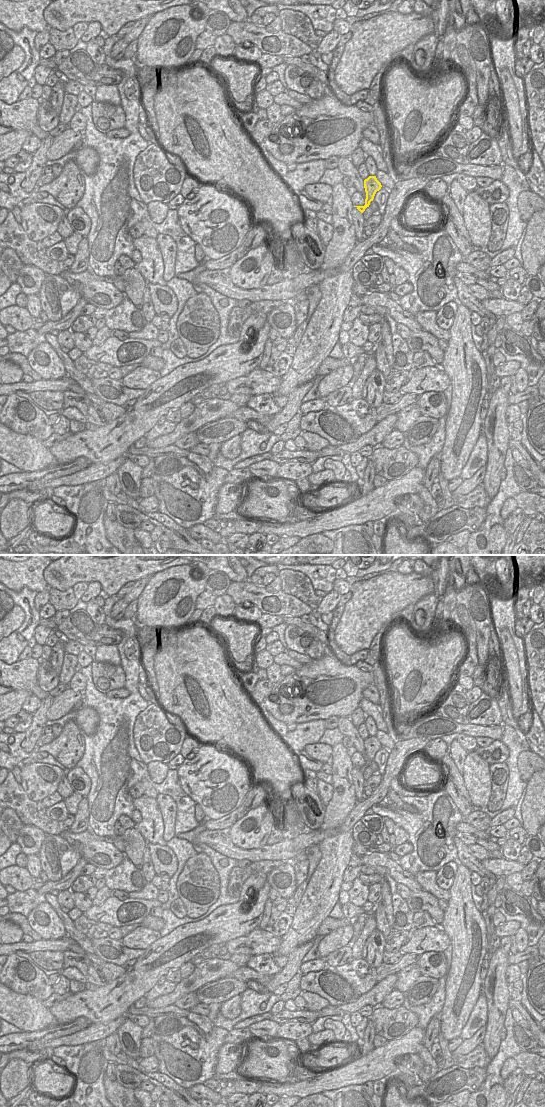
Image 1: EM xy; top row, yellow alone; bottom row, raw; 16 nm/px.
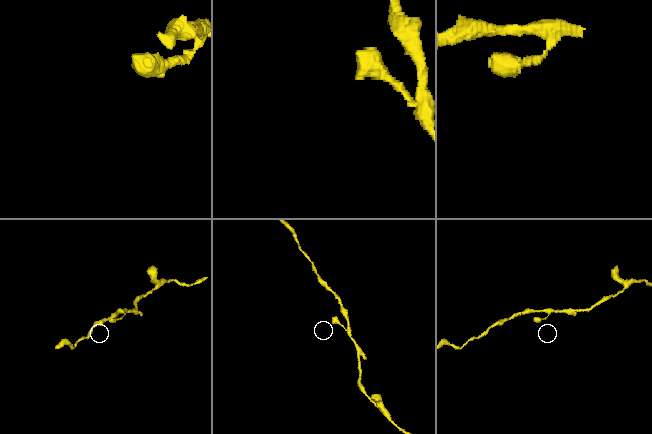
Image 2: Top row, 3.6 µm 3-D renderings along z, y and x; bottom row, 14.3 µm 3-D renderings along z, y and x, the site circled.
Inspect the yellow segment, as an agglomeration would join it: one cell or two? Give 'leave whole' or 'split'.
leave whole

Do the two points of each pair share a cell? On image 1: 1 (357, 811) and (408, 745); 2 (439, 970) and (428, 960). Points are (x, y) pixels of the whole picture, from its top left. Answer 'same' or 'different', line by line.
1: same
2: same

